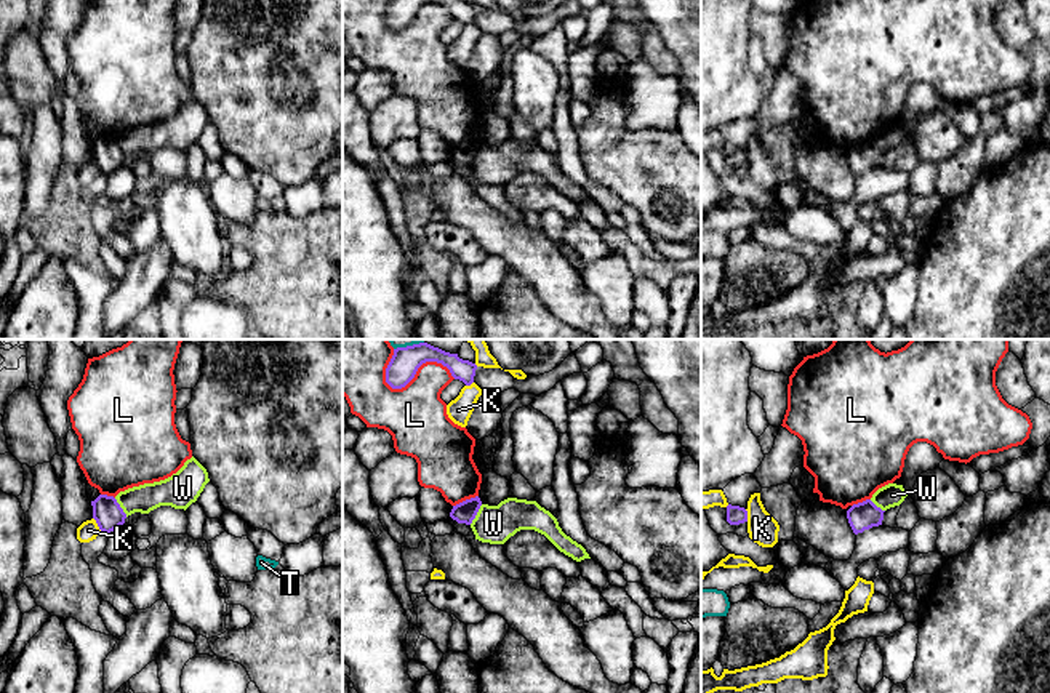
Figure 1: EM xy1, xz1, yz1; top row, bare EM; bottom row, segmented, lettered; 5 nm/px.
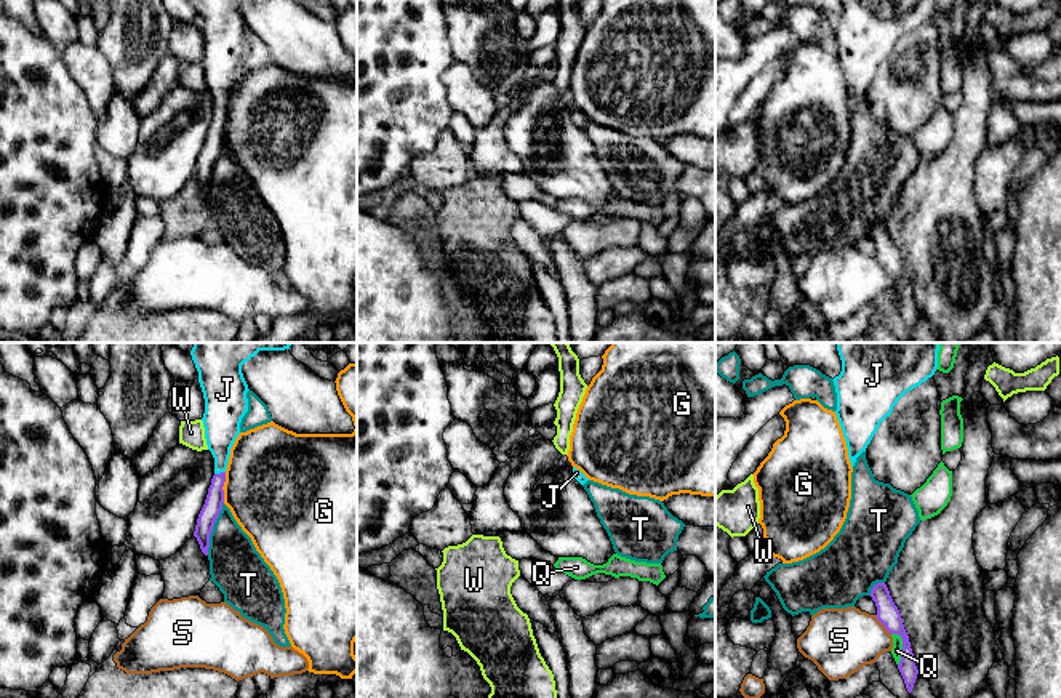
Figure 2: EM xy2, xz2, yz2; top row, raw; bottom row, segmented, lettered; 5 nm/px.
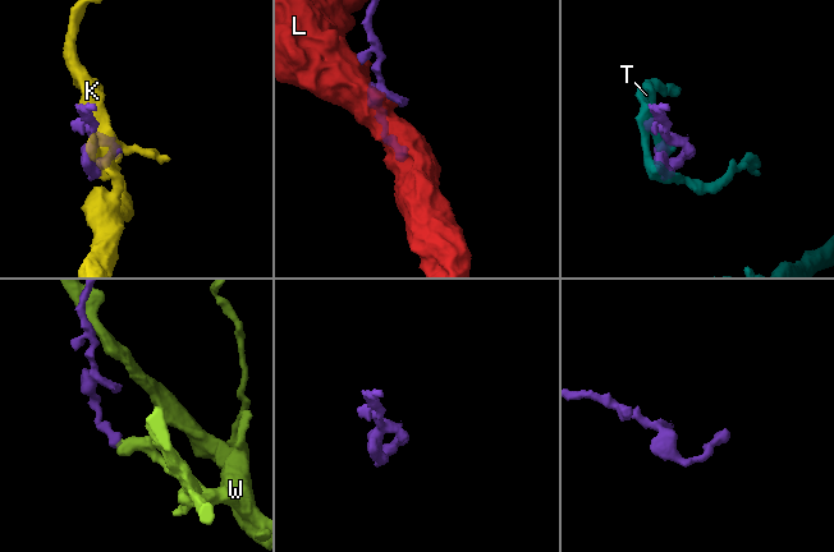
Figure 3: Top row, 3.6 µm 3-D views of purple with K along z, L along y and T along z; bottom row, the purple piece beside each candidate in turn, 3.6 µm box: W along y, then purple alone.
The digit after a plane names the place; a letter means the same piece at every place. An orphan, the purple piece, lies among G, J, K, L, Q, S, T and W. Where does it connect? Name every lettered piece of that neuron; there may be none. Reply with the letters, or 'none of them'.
J

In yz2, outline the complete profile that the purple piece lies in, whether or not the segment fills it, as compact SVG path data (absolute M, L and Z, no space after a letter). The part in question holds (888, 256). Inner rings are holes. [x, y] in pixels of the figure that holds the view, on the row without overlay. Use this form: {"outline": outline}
{"outline": "M877 224L871 231L872 242L877 248L877 261L885 267L890 275L898 275L903 280L903 295L898 311L904 320L906 330L911 335L919 315L915 307L914 295L911 290L909 277L904 271L901 255L895 247L890 232L885 224Z"}

